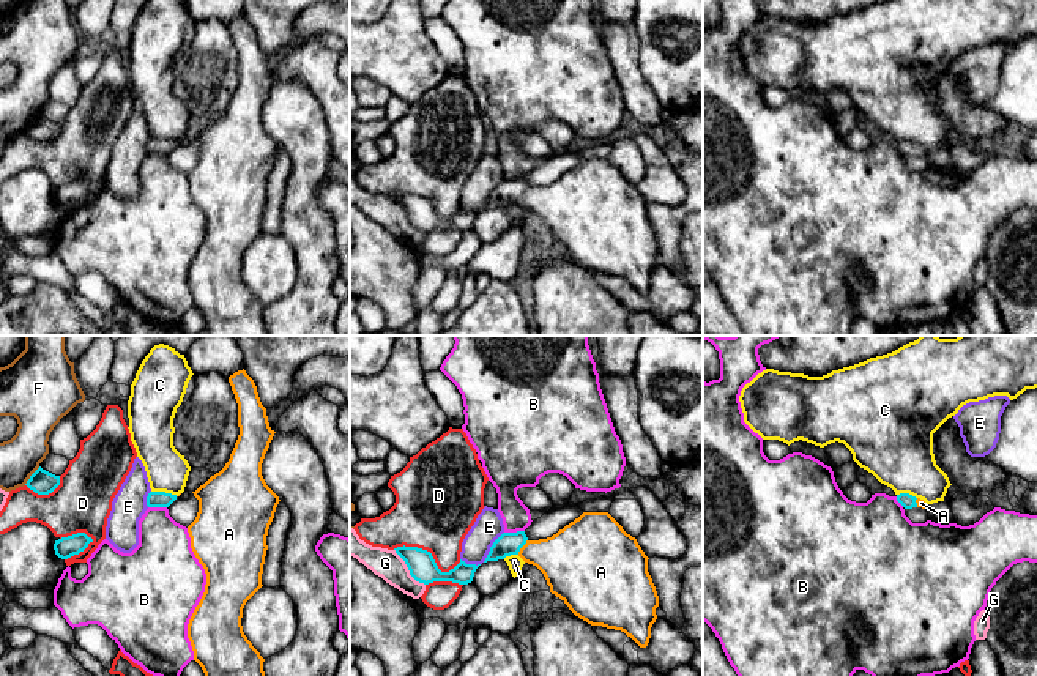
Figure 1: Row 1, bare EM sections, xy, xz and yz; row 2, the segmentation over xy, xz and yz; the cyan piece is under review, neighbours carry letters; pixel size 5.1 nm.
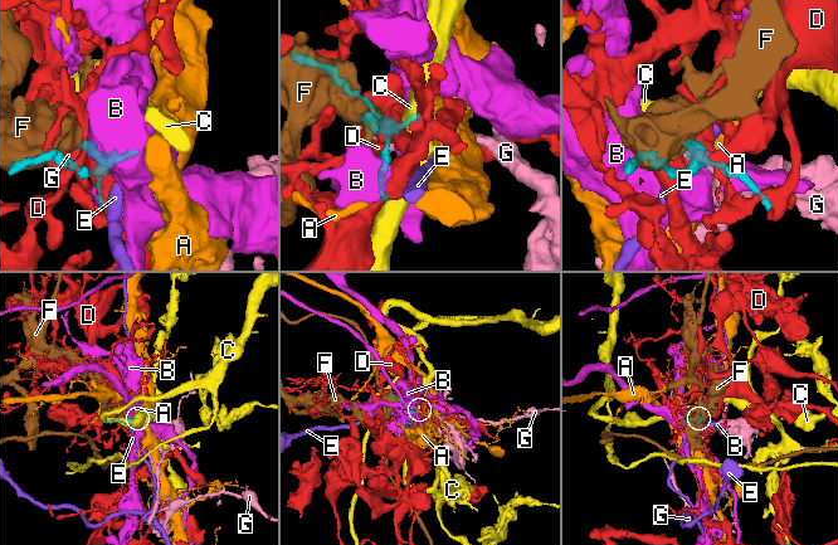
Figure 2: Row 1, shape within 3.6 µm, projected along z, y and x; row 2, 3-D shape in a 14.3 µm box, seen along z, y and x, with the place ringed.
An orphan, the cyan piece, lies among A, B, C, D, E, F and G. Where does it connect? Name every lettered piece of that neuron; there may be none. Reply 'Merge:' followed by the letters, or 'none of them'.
Merge: A

